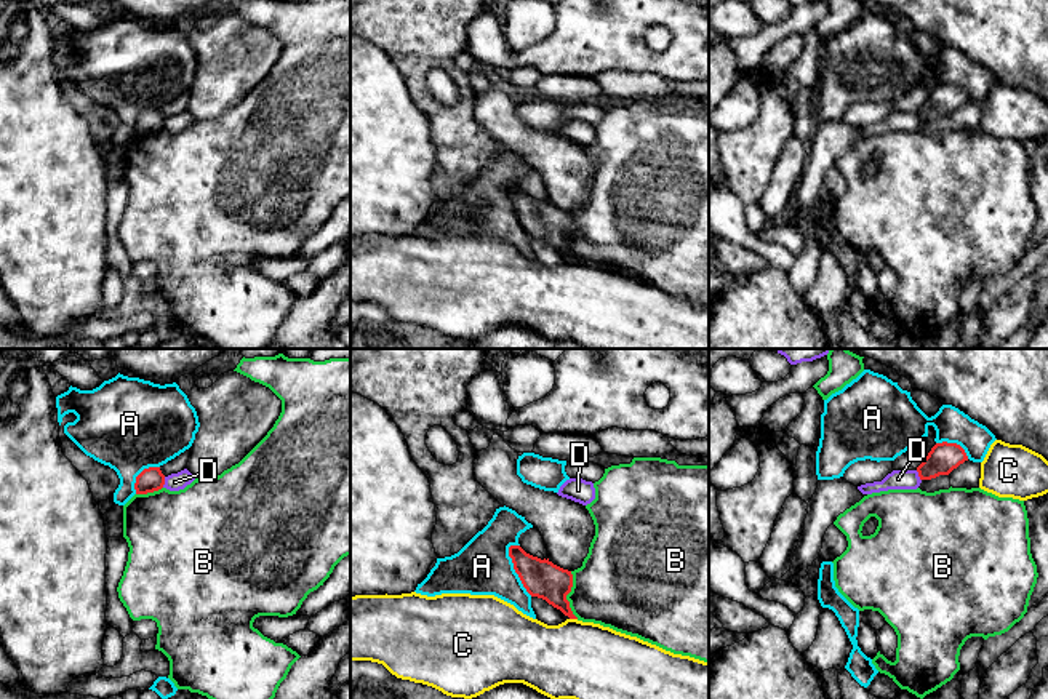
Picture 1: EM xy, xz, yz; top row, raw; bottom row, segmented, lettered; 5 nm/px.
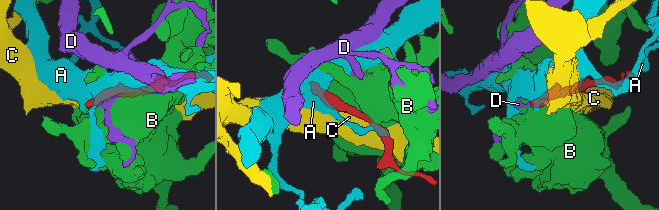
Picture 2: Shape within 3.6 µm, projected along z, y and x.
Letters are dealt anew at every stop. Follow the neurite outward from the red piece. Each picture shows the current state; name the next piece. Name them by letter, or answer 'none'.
none

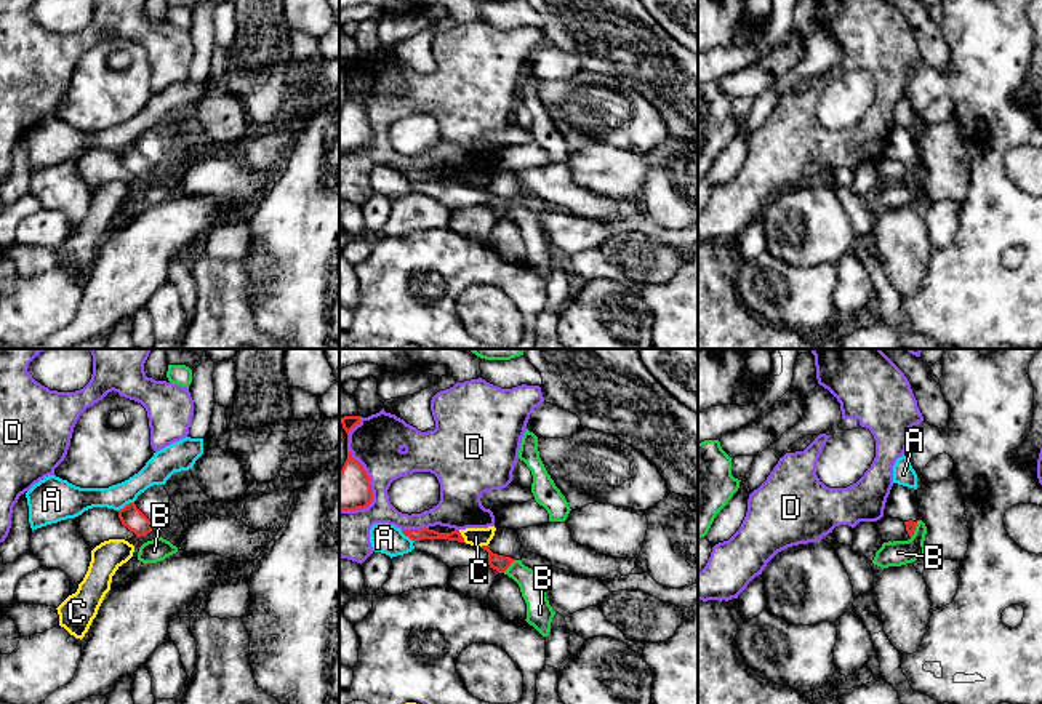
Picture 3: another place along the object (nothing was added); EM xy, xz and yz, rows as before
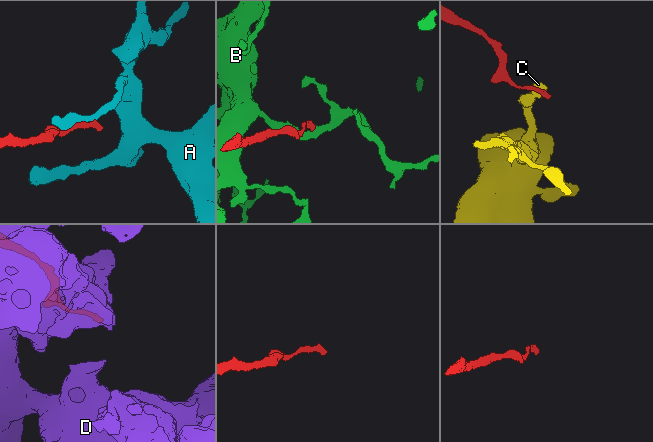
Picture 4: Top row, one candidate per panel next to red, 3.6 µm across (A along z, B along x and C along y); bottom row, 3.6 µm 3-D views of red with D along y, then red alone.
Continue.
none

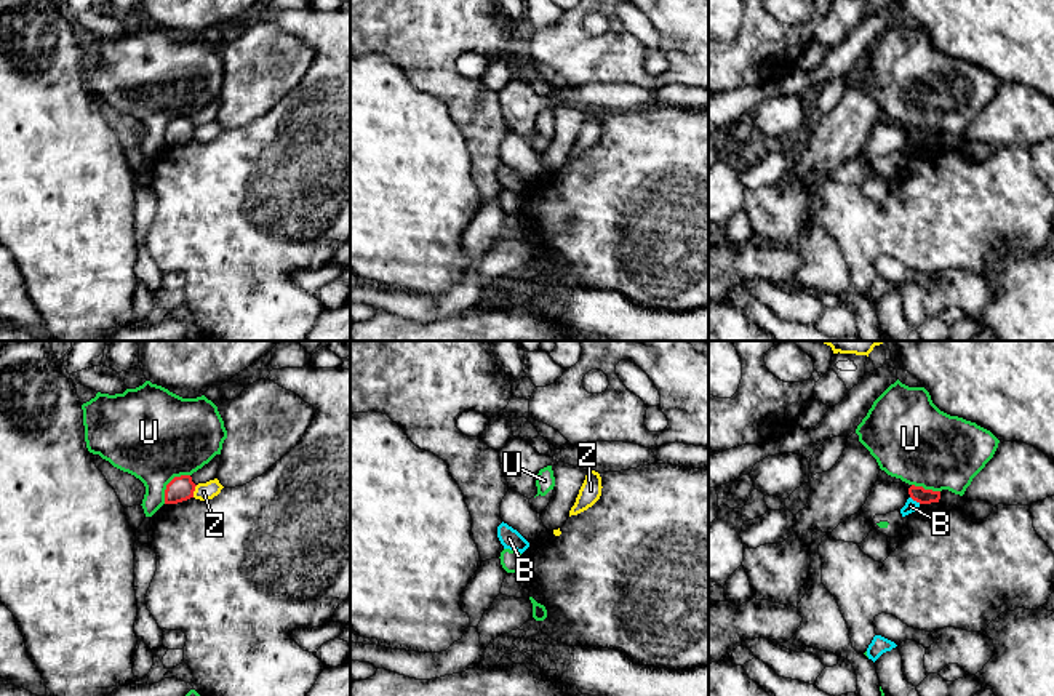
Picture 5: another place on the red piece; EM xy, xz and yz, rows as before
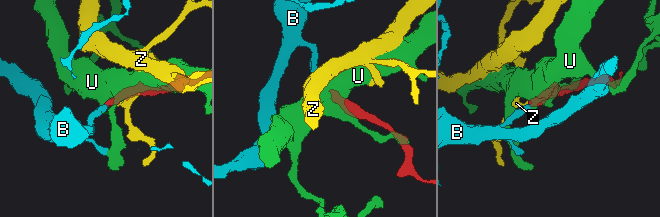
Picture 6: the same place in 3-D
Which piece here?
B

